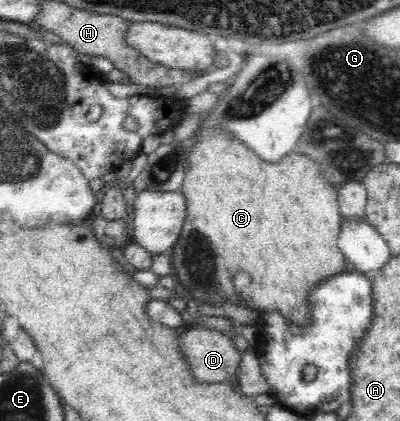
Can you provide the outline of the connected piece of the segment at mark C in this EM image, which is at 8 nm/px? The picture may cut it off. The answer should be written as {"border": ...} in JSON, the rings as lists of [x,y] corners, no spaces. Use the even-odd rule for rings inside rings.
{"border":[[[210,126],[204,128],[199,133],[199,138],[194,142],[194,145],[190,148],[188,154],[188,161],[186,161],[185,178],[181,185],[180,191],[186,200],[187,214],[185,217],[184,225],[181,229],[180,237],[176,239],[176,243],[172,245],[172,249],[169,253],[172,273],[175,275],[175,279],[178,282],[178,290],[181,295],[187,300],[192,299],[197,303],[212,303],[213,305],[224,305],[224,303],[237,303],[244,307],[248,307],[262,315],[268,310],[278,310],[282,313],[282,316],[286,318],[286,323],[292,322],[298,326],[307,324],[309,320],[310,310],[308,309],[308,294],[312,289],[312,286],[319,284],[331,275],[344,271],[344,261],[346,260],[343,253],[338,247],[338,235],[340,235],[340,219],[342,217],[339,205],[338,205],[338,191],[326,178],[321,174],[320,167],[312,161],[312,159],[304,154],[299,154],[295,150],[286,154],[286,157],[278,163],[269,163],[263,161],[259,155],[252,152],[244,142],[240,142],[238,138],[230,136],[226,130],[218,128],[218,126]],[[236,270],[242,270],[246,274],[250,275],[250,285],[248,285],[247,291],[240,292],[235,290],[234,282],[232,281],[233,273]],[[248,293],[251,297],[252,303],[244,304],[236,296],[238,294]]]}

